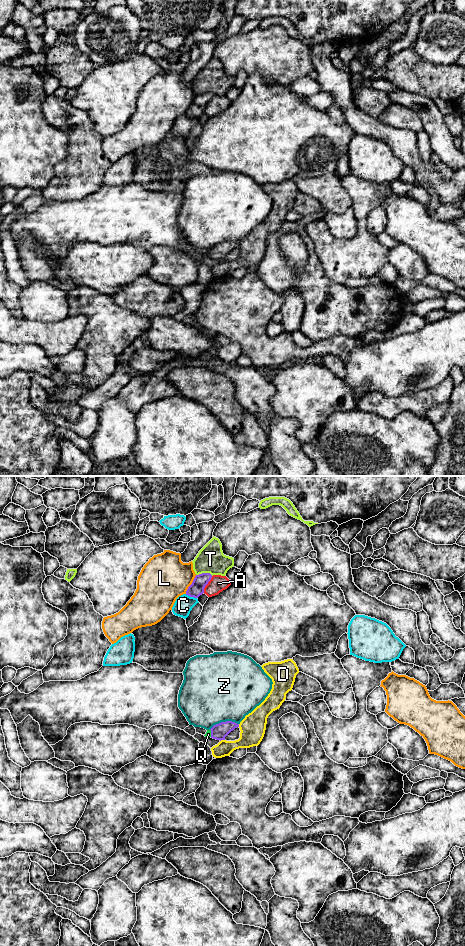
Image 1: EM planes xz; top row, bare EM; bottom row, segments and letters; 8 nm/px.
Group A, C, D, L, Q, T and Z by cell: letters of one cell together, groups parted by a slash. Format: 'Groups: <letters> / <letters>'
Groups: A / C / D / L / Q / T / Z

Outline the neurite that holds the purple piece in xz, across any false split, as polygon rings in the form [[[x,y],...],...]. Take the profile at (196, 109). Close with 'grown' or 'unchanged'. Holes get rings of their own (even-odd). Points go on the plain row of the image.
[[[202,93],[196,95],[192,104],[188,107],[186,115],[194,118],[198,118],[204,113],[204,108],[211,100],[212,95],[210,93]]] | unchanged

